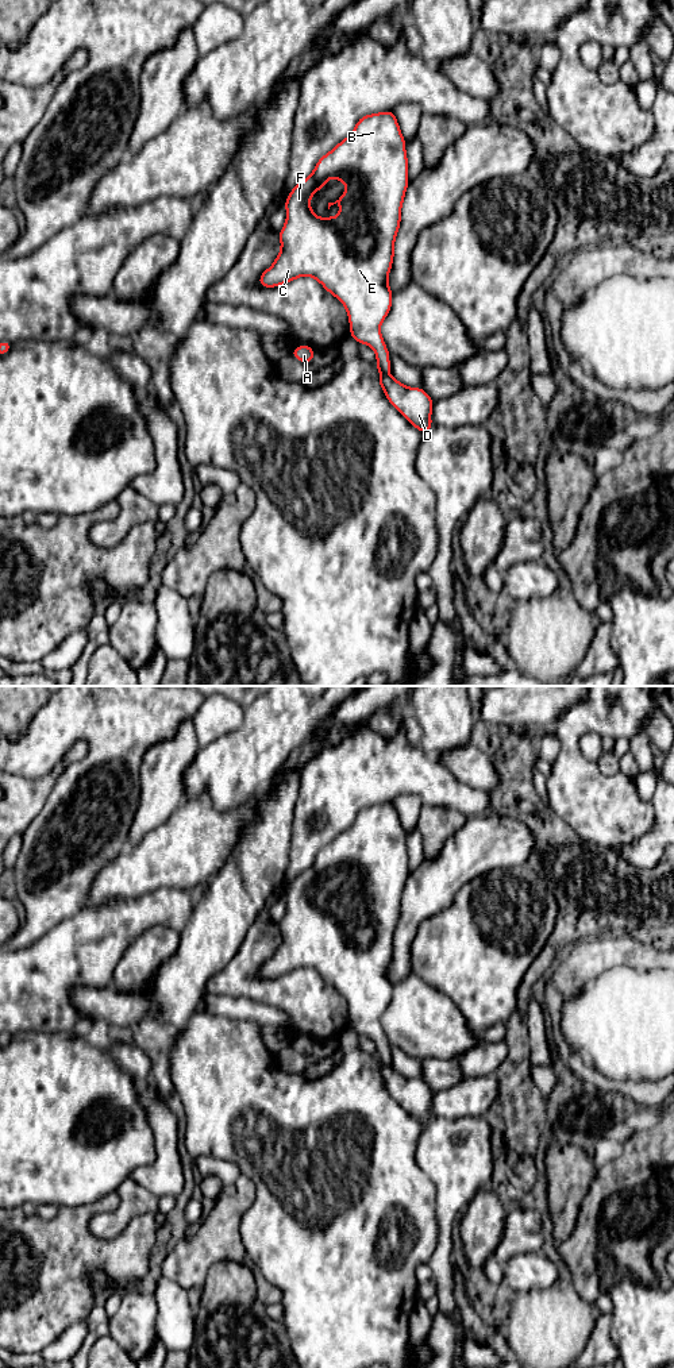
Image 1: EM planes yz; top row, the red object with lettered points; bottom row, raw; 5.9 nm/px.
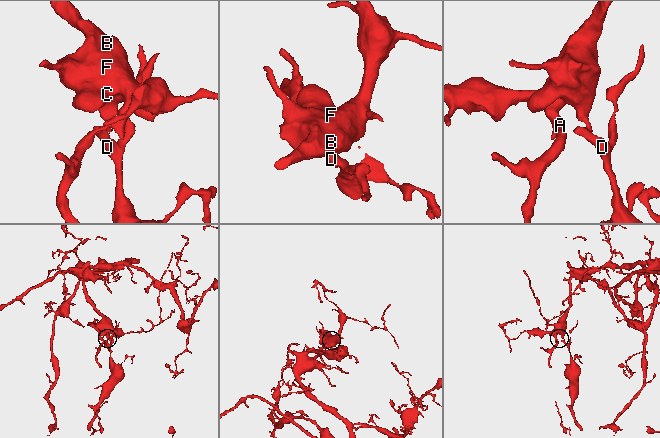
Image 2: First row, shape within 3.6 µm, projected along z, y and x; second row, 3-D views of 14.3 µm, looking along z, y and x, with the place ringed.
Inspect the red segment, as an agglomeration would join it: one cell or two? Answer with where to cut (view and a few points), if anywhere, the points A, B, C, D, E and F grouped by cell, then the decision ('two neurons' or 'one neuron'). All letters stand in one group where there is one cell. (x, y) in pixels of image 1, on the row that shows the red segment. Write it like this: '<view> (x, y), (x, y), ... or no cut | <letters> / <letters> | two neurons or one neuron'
yz (376, 363), (385, 372) | A B C E F / D | two neurons

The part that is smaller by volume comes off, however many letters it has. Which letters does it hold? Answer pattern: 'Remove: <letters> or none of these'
Remove: D

